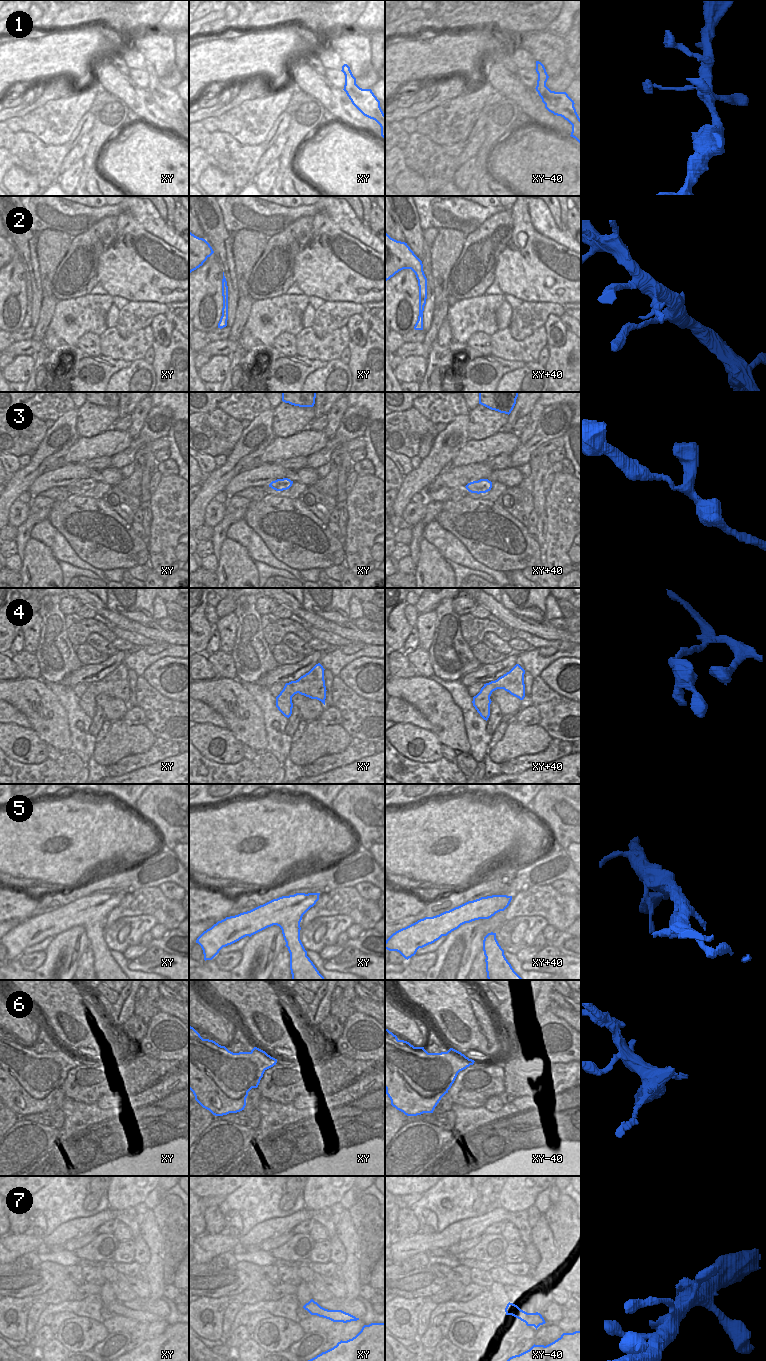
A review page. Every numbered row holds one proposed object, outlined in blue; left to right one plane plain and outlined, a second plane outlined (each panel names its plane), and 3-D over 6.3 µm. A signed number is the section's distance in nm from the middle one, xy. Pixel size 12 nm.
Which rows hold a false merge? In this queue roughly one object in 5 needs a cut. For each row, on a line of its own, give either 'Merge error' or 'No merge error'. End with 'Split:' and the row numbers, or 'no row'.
1: No merge error
2: Merge error
3: No merge error
4: No merge error
5: No merge error
6: Merge error
7: No merge error
Split: 2, 6.

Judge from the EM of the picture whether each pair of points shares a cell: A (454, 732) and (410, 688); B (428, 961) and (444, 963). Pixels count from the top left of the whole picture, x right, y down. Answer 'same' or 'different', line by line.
A: same
B: different

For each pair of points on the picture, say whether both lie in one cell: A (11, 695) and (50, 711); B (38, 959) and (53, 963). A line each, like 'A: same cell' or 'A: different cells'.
A: same cell
B: different cells

